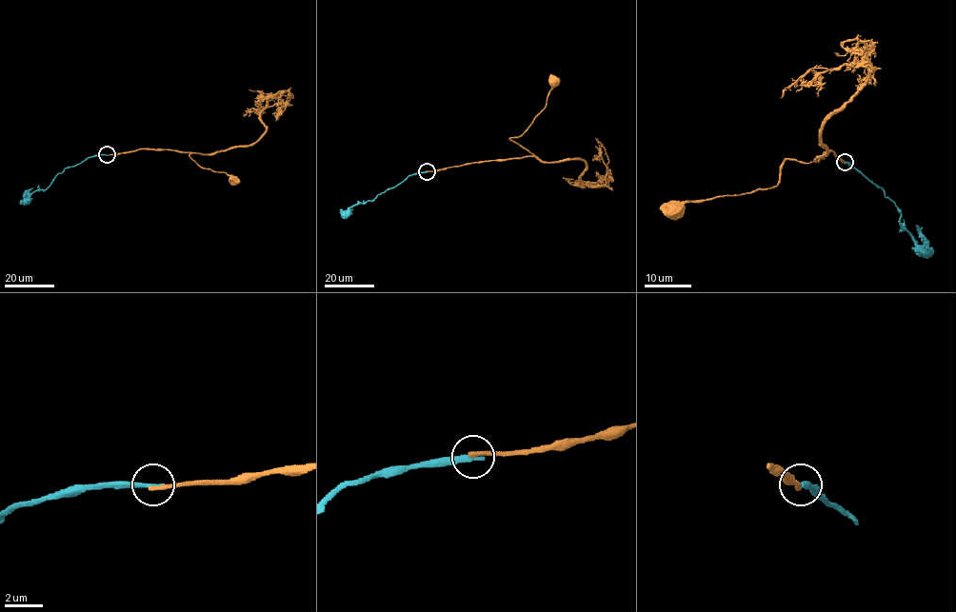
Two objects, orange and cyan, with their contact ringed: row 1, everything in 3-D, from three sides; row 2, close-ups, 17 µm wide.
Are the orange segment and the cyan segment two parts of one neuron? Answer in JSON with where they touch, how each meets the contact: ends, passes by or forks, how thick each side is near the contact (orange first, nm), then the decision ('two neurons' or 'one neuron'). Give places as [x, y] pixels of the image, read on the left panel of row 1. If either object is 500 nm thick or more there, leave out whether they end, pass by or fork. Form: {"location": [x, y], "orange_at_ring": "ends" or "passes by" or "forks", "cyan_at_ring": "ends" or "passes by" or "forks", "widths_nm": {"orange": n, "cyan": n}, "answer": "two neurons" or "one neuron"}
{"location": [107, 154], "orange_at_ring": "ends", "cyan_at_ring": "ends", "widths_nm": {"orange": 240, "cyan": 300}, "answer": "two neurons"}

